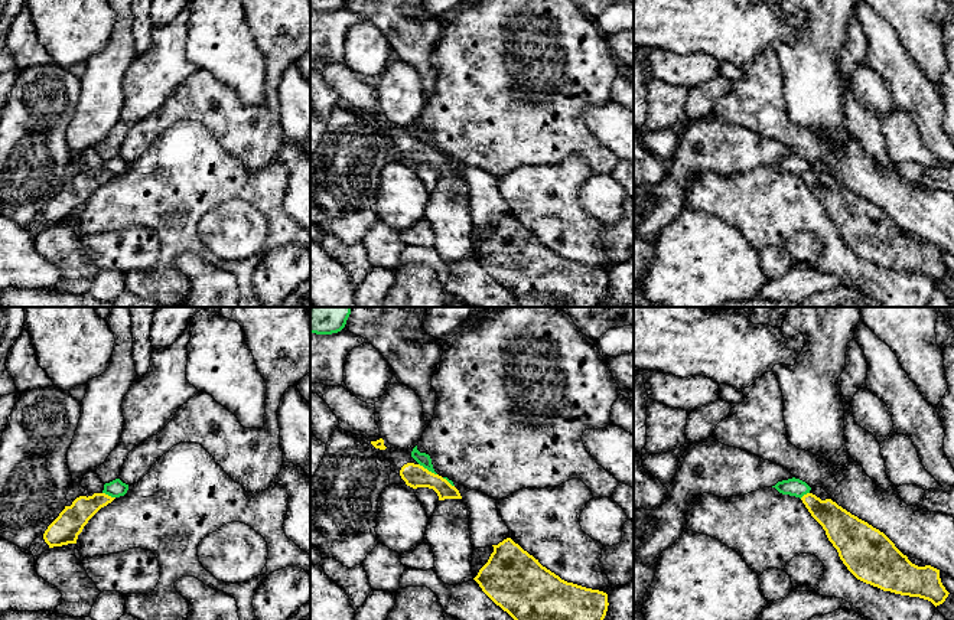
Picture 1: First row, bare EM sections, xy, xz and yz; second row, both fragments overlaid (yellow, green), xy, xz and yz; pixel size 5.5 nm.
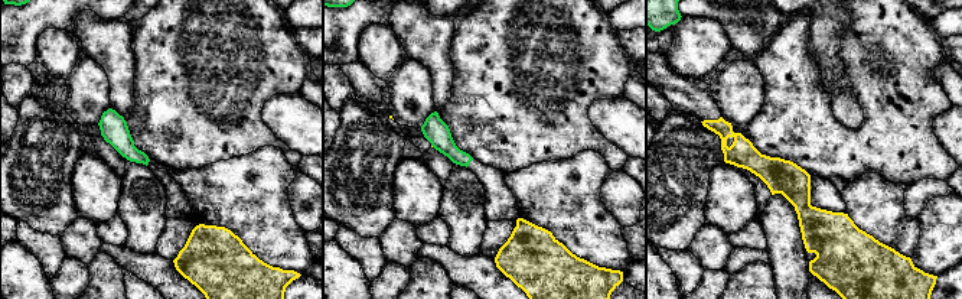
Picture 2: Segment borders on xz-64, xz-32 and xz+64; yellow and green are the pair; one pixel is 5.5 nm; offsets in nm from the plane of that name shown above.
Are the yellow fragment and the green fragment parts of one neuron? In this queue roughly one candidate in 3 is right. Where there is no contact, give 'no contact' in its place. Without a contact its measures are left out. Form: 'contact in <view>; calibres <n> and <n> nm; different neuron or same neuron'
contact in xz; calibres 130 and 70 nm; different neuron

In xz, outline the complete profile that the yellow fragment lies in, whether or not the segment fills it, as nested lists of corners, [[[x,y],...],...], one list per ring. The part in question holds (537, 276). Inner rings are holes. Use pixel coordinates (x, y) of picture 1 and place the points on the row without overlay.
[[[511,215],[494,229],[473,255],[482,268],[517,300],[520,307],[598,307],[608,288],[608,271],[561,257]]]

